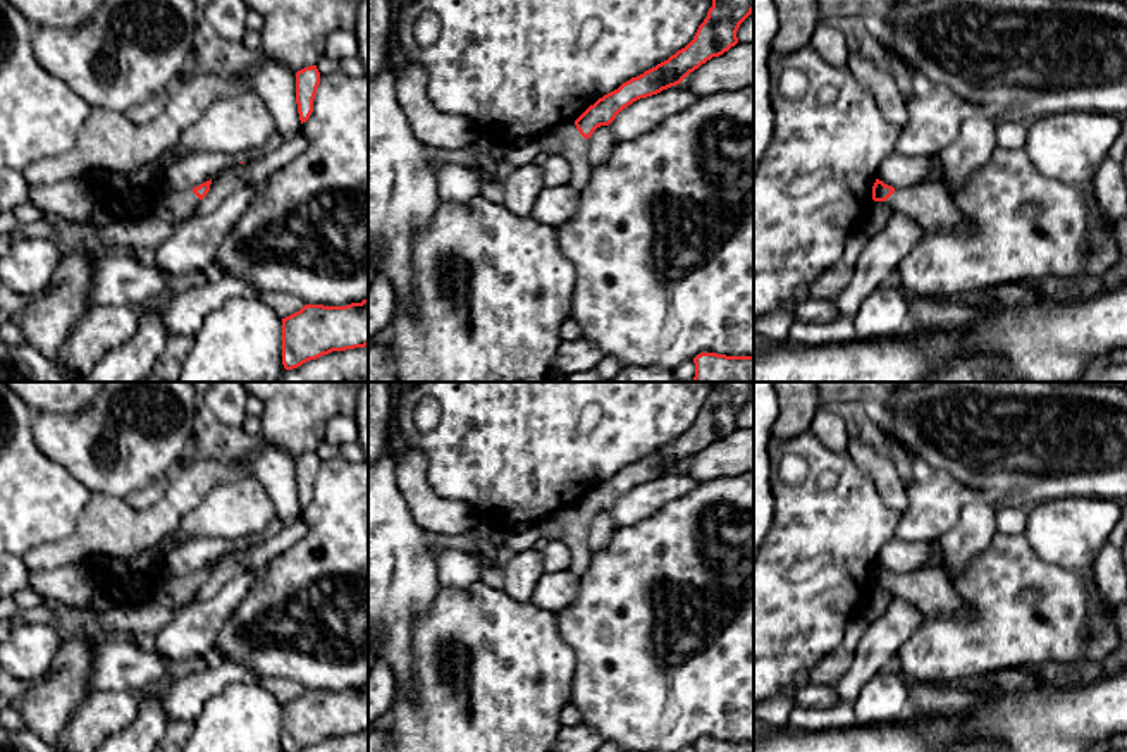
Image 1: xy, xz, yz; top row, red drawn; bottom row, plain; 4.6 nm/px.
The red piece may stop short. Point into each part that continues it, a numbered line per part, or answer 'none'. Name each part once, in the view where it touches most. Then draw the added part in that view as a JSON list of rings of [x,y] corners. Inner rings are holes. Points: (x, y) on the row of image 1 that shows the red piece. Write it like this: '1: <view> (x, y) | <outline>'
1: xz (565, 140) | [[[559,124],[539,138],[542,157],[559,155],[571,167],[570,186],[582,193],[592,176],[588,162],[588,139],[585,139],[576,126]]]

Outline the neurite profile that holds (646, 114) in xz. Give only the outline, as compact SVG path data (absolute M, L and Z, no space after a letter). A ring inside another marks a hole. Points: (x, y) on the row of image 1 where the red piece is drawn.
M681 83L662 89L657 95L640 98L623 108L609 124L618 141L635 139L644 133L650 133L668 117L697 103L700 95L688 91Z

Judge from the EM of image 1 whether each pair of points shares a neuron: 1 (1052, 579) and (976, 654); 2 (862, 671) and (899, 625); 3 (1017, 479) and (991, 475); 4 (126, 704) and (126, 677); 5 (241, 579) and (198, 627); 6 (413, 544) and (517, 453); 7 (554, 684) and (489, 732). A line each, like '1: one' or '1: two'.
1: one
2: one
3: one
4: two
5: one
6: two
7: one

